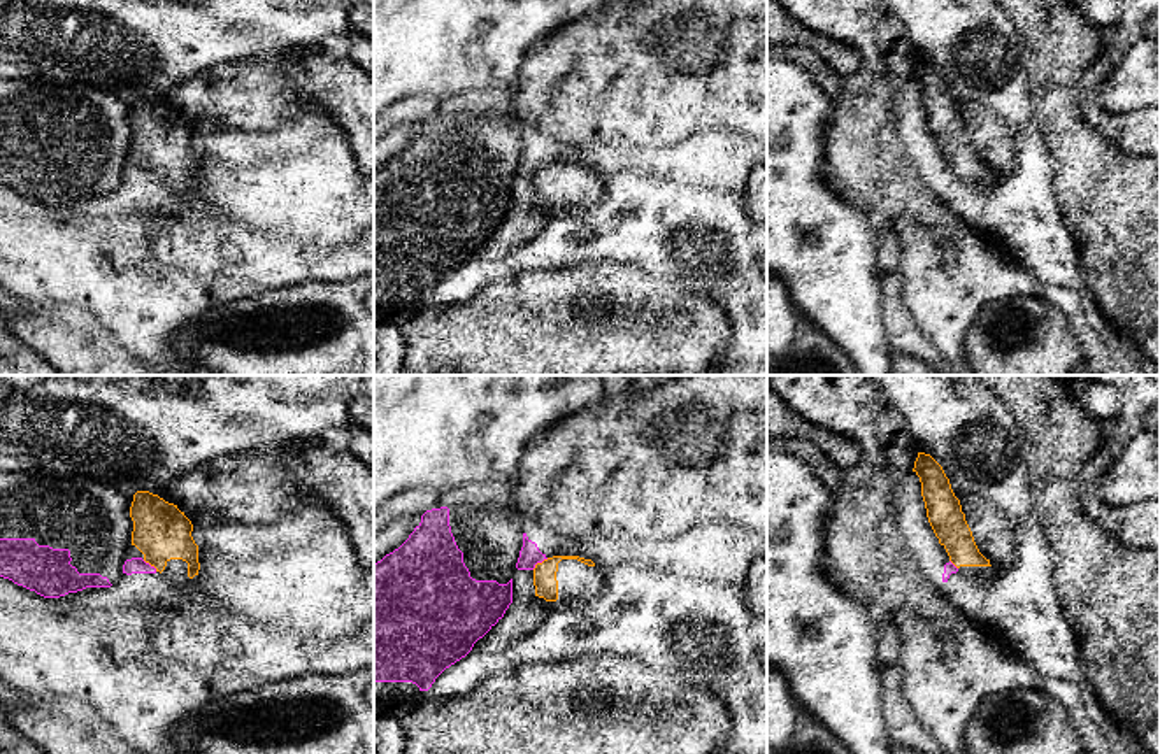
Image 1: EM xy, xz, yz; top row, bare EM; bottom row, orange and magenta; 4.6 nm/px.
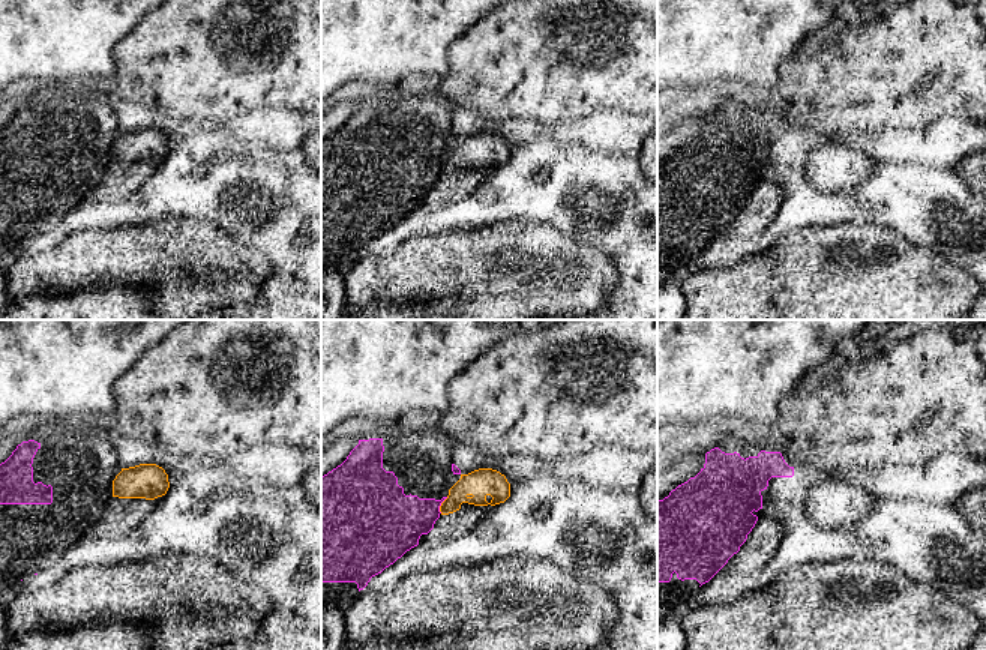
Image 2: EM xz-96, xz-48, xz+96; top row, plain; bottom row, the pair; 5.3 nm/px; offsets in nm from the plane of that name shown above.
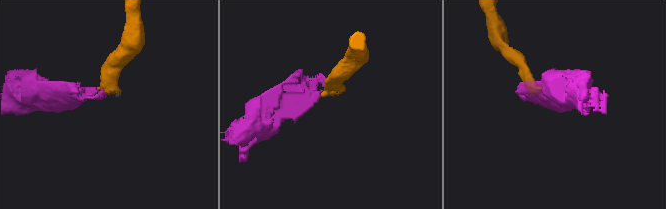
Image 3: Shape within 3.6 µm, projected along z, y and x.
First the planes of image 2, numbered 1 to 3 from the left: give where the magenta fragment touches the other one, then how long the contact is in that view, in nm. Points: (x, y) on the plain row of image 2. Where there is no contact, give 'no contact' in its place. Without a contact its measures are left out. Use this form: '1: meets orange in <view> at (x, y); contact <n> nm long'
1: no contact
2: meets orange in xz-48 at (441, 168); contact 100 nm long
3: no contact

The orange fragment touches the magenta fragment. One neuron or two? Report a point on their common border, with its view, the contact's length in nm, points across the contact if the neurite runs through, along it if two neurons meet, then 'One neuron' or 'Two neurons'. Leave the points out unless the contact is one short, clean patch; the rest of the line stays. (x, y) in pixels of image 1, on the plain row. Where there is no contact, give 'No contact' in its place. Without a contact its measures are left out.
Touches orange at xz (539, 170). Shared border 90 nm. Boundary: xz (548, 165), (532, 176). Two neurons

